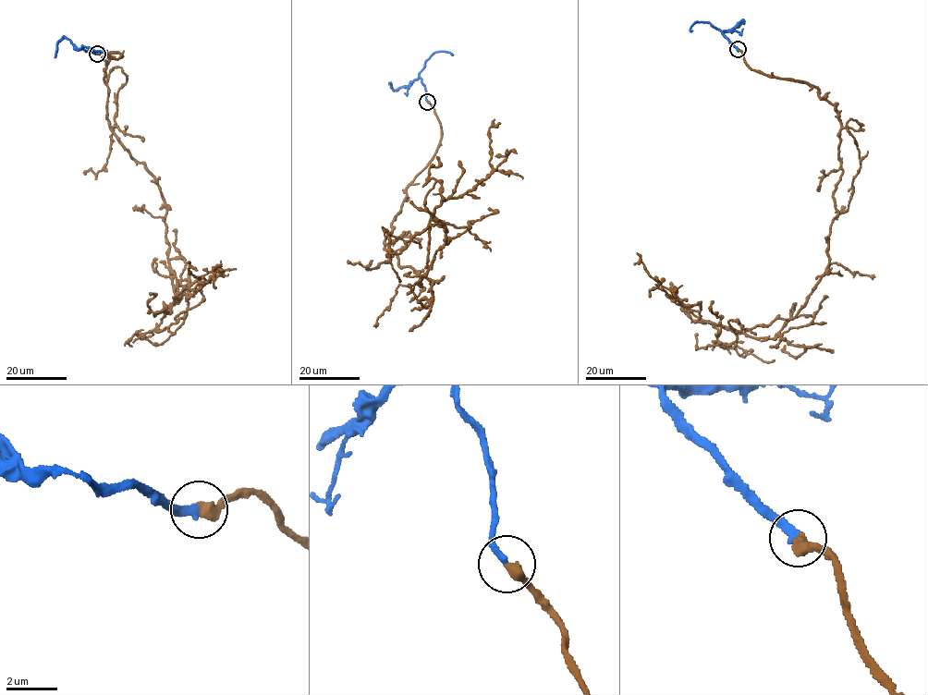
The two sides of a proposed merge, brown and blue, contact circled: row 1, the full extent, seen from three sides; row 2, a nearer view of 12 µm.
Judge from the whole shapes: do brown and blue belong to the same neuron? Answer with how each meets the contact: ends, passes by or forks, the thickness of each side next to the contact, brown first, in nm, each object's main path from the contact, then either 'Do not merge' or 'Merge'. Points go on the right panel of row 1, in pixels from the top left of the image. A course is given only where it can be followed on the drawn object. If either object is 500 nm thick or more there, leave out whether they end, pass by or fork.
At the ring brown ends. At the ring blue ends. Thickness 460 nm (brown) against 280 nm. Course of brown: (738, 49), (835, 106), (828, 267), (773, 338), (704, 323), (634, 263). Course of blue: (738, 49), (722, 32), (742, 20), (744, 22), (730, 31). Merge

